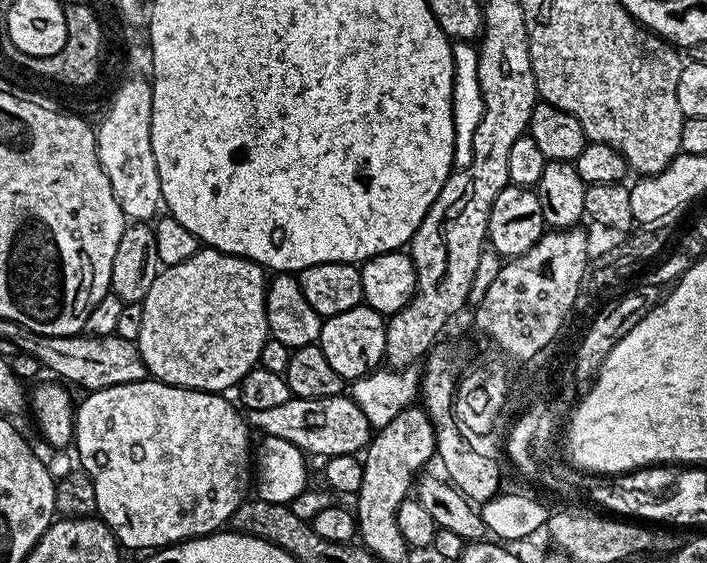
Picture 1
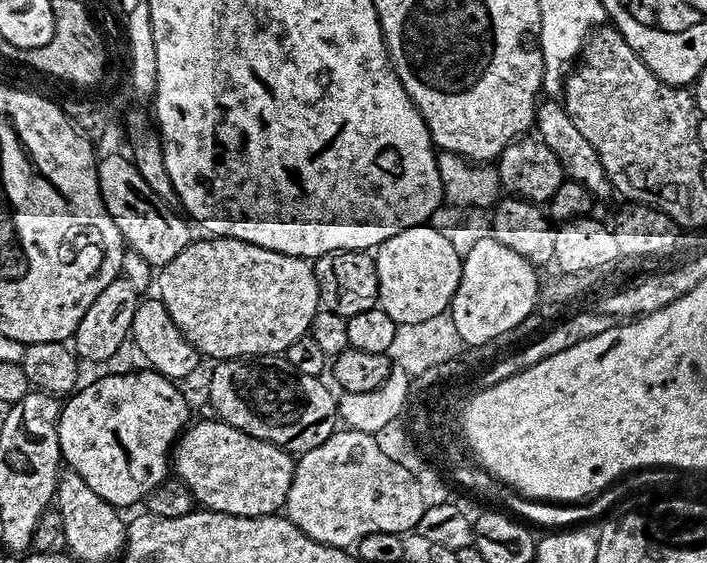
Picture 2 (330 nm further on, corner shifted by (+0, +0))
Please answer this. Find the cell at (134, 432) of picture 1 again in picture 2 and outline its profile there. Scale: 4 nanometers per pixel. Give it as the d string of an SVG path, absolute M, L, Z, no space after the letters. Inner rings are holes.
M124 372L121 376L104 376L93 384L85 383L75 394L63 401L60 424L56 433L60 439L60 455L63 463L77 472L107 504L117 510L125 510L131 504L143 501L170 476L170 446L189 427L188 400L177 385L161 372Z

